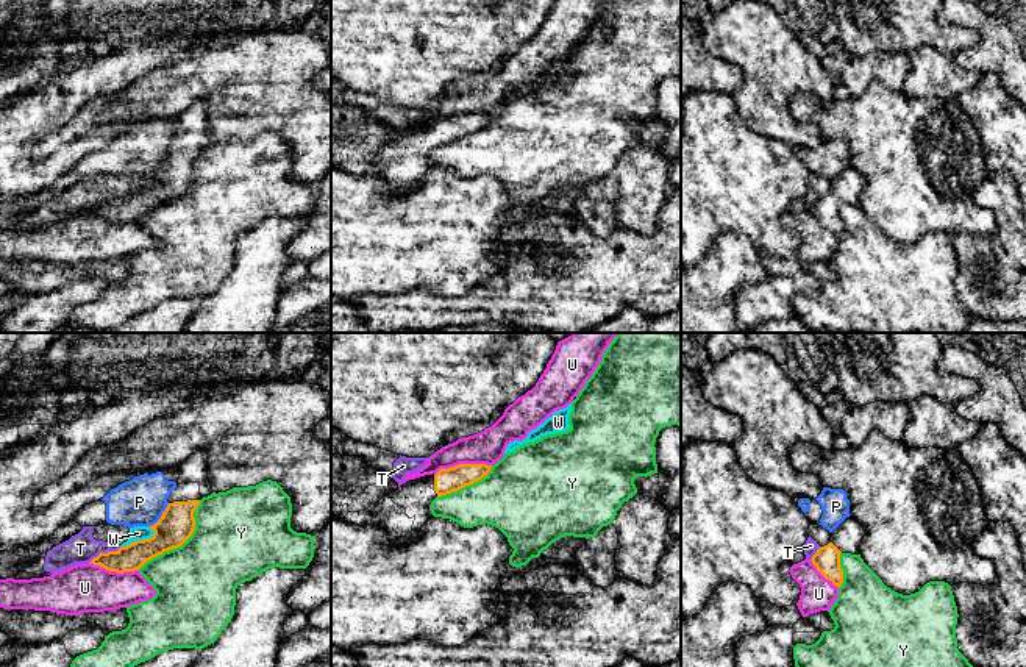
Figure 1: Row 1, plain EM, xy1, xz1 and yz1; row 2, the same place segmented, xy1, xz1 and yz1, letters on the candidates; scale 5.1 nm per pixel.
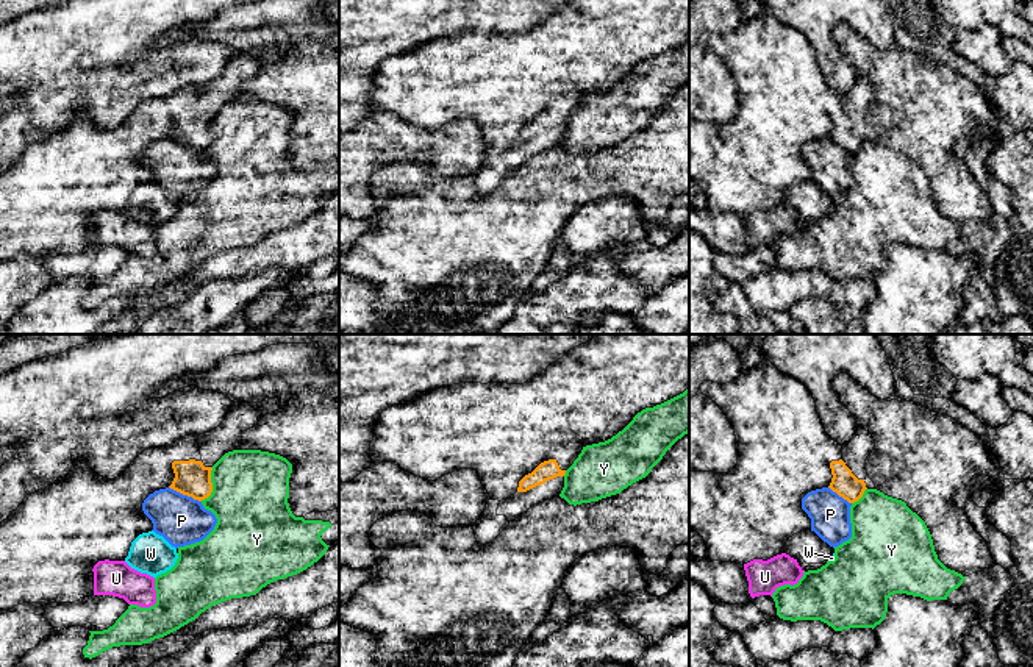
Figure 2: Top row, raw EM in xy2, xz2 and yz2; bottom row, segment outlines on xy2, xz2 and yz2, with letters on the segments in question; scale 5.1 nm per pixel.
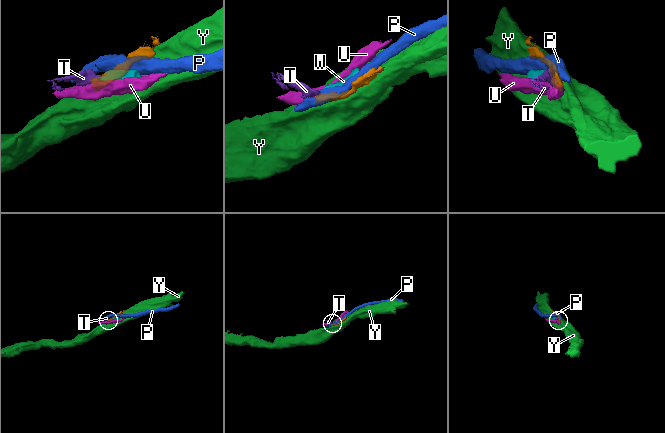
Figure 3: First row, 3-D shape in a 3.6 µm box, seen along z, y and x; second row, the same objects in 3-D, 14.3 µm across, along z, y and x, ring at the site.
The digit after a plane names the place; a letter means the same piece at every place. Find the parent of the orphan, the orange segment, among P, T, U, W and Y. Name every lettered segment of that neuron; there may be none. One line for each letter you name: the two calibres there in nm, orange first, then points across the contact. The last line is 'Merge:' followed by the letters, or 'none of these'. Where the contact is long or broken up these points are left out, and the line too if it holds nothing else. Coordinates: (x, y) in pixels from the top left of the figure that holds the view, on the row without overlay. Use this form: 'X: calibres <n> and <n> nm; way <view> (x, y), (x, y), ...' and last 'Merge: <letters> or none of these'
Merge: none of these

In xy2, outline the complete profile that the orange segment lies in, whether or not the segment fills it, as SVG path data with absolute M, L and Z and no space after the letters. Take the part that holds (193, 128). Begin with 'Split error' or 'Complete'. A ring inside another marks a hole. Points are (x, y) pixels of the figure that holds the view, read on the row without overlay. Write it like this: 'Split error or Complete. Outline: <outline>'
Split error. Outline: M266 48L261 53L233 53L223 72L209 83L198 86L200 111L173 111L175 128L170 139L205 150L213 142L213 116L228 102L241 100L242 83L256 77L263 66L278 61L281 50Z

